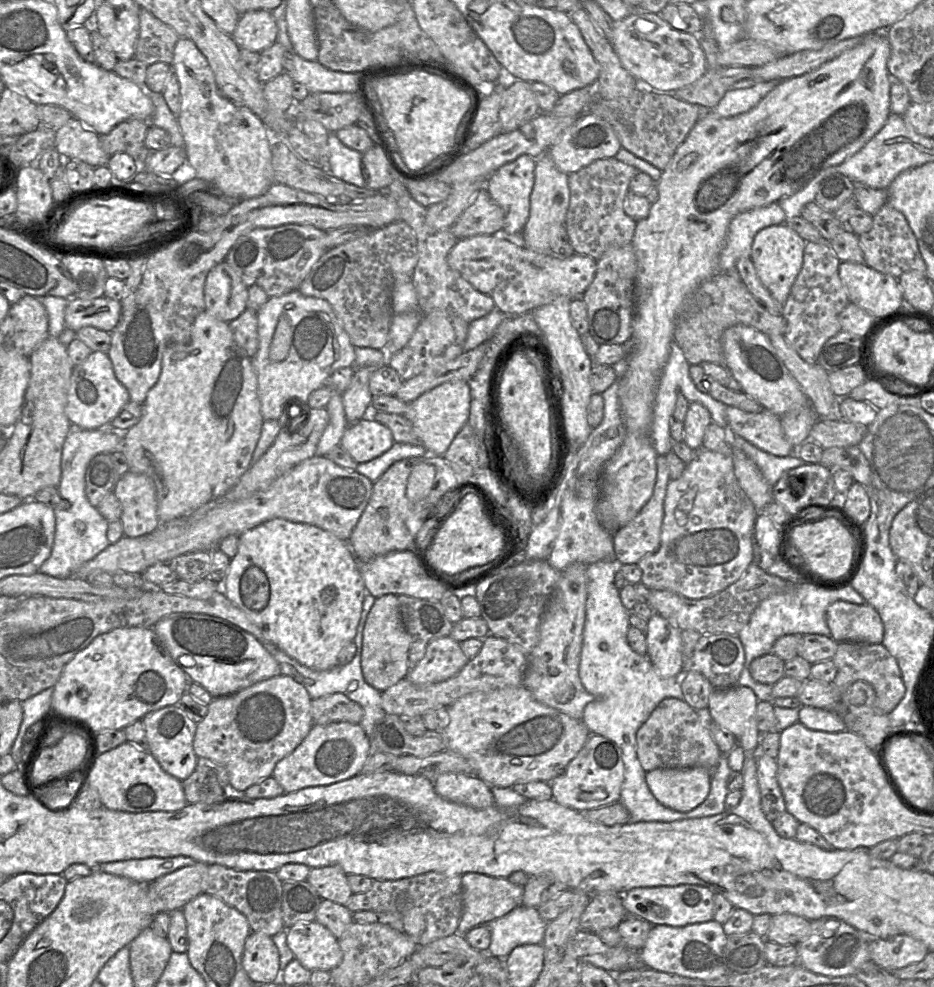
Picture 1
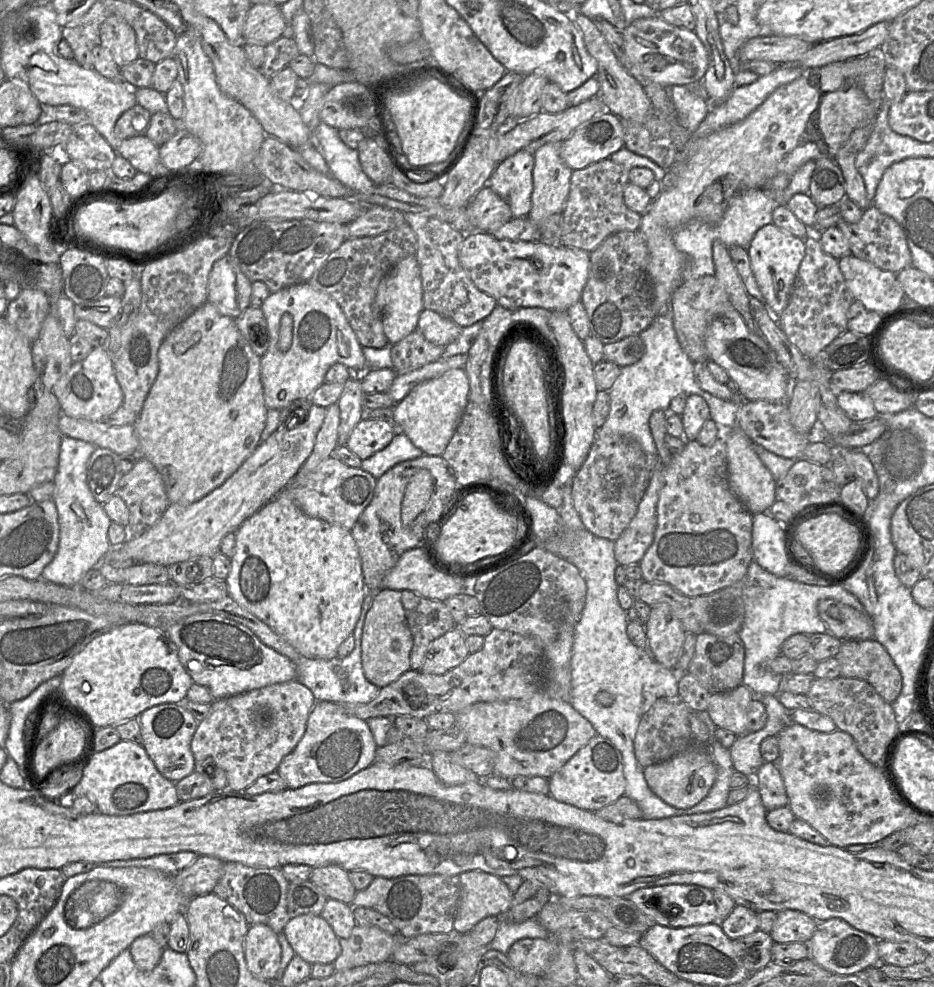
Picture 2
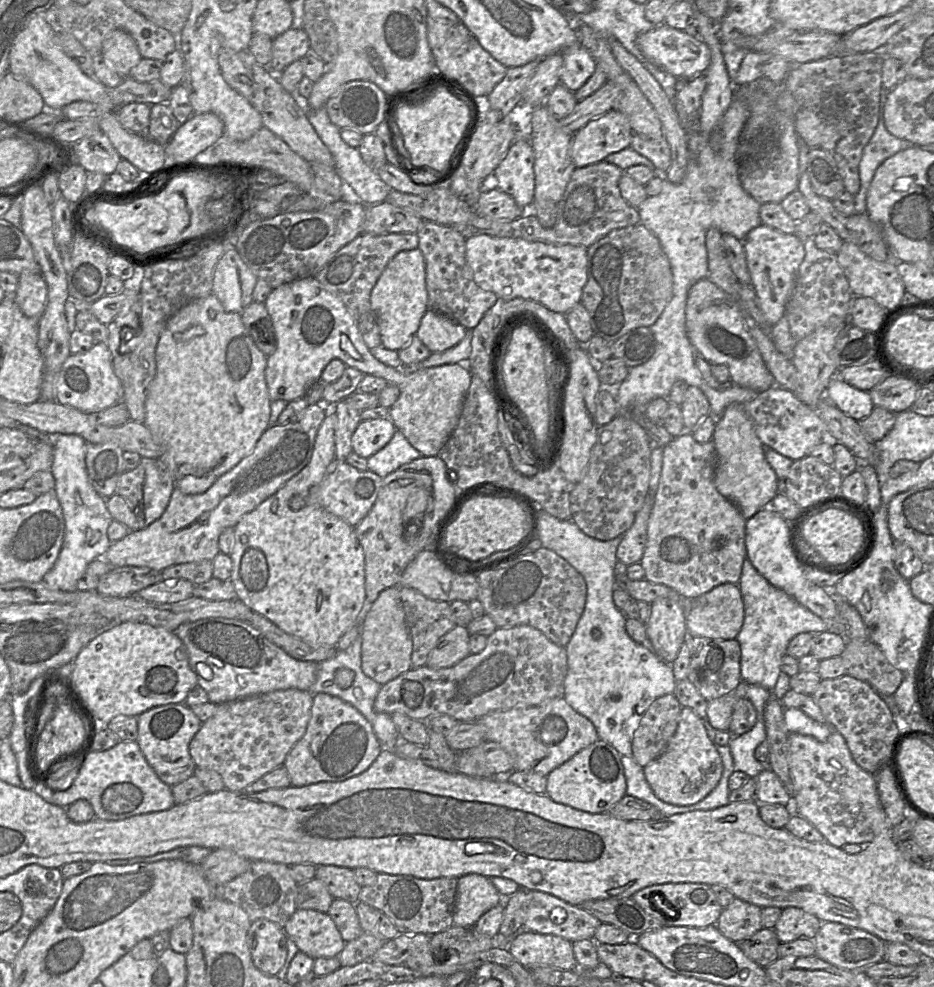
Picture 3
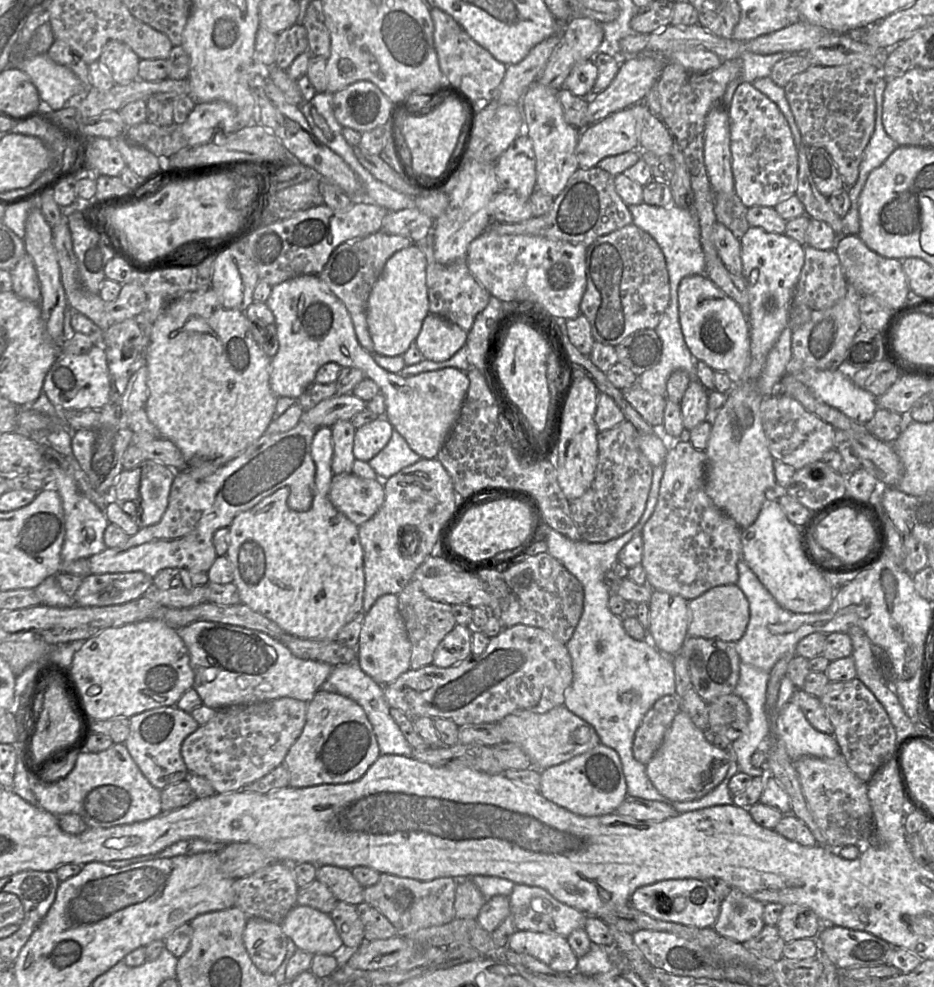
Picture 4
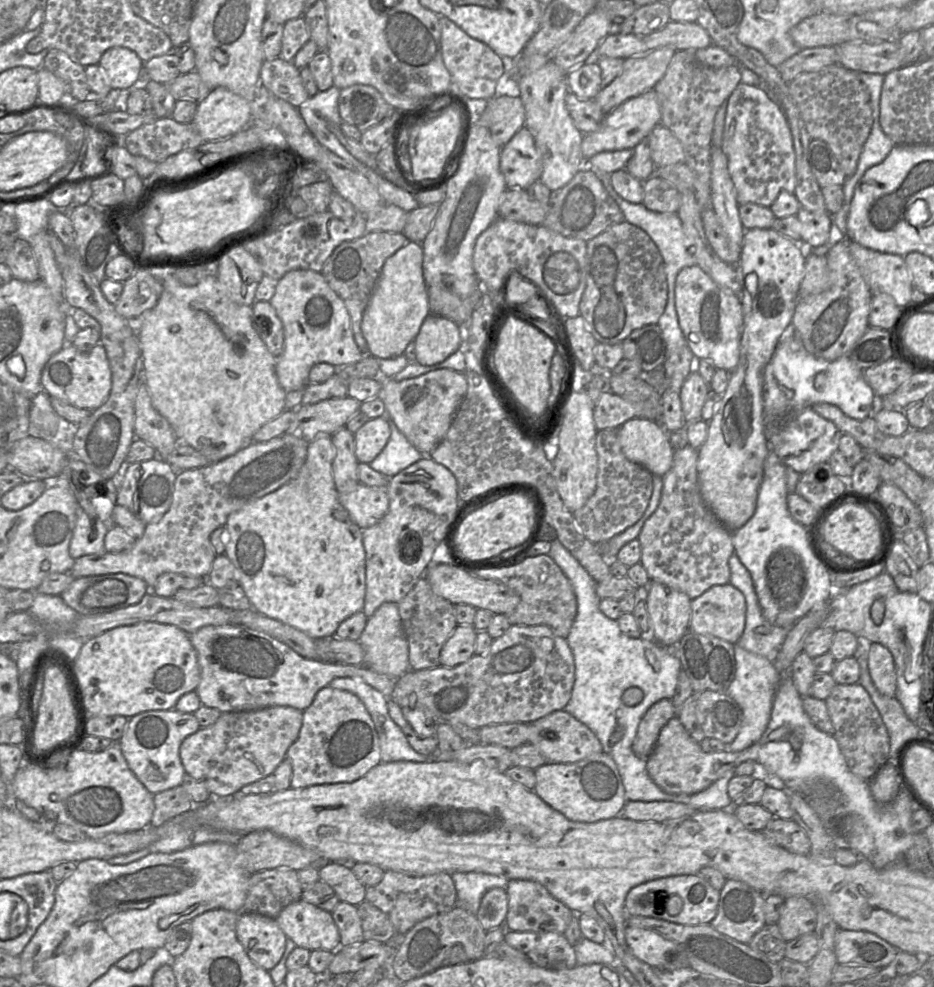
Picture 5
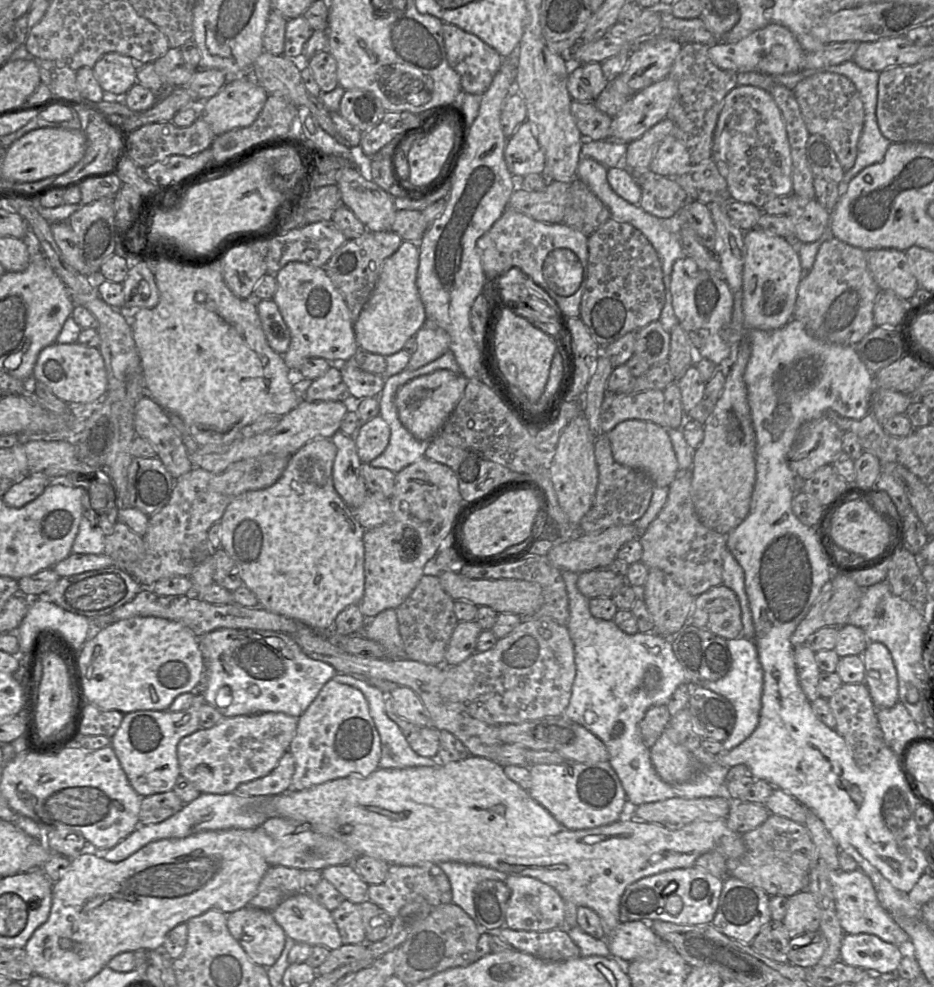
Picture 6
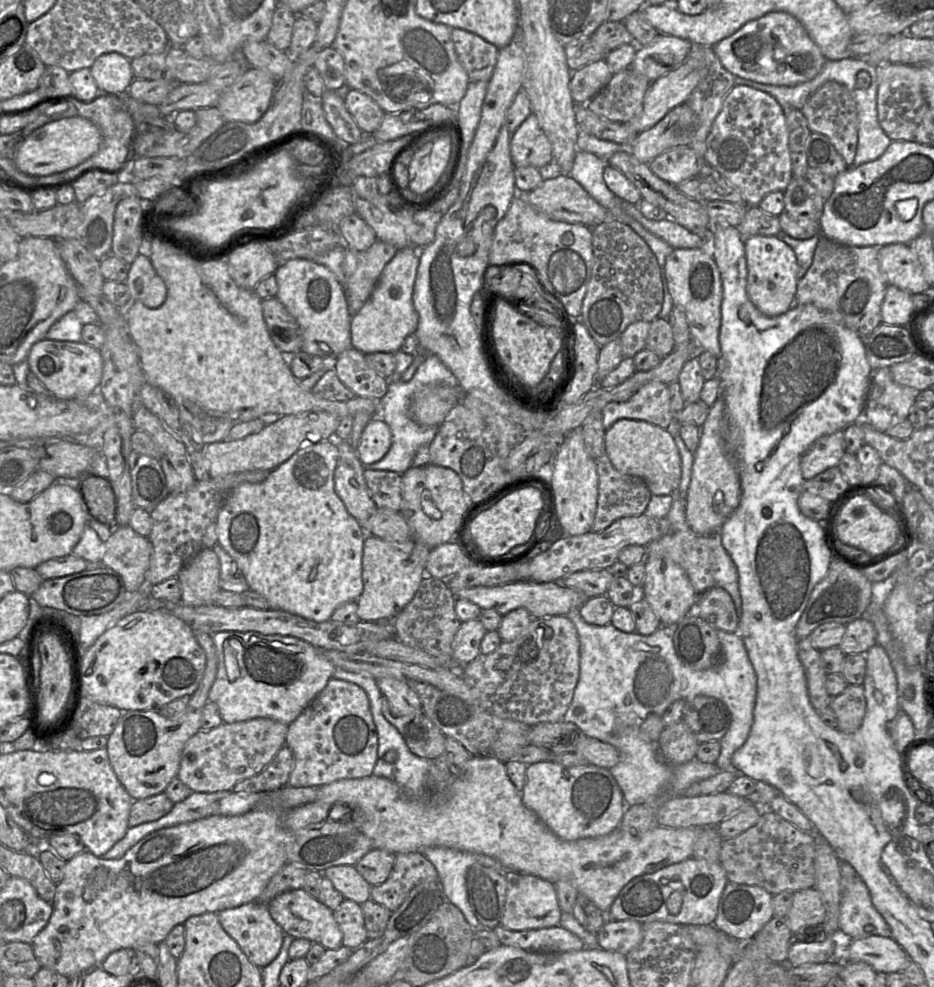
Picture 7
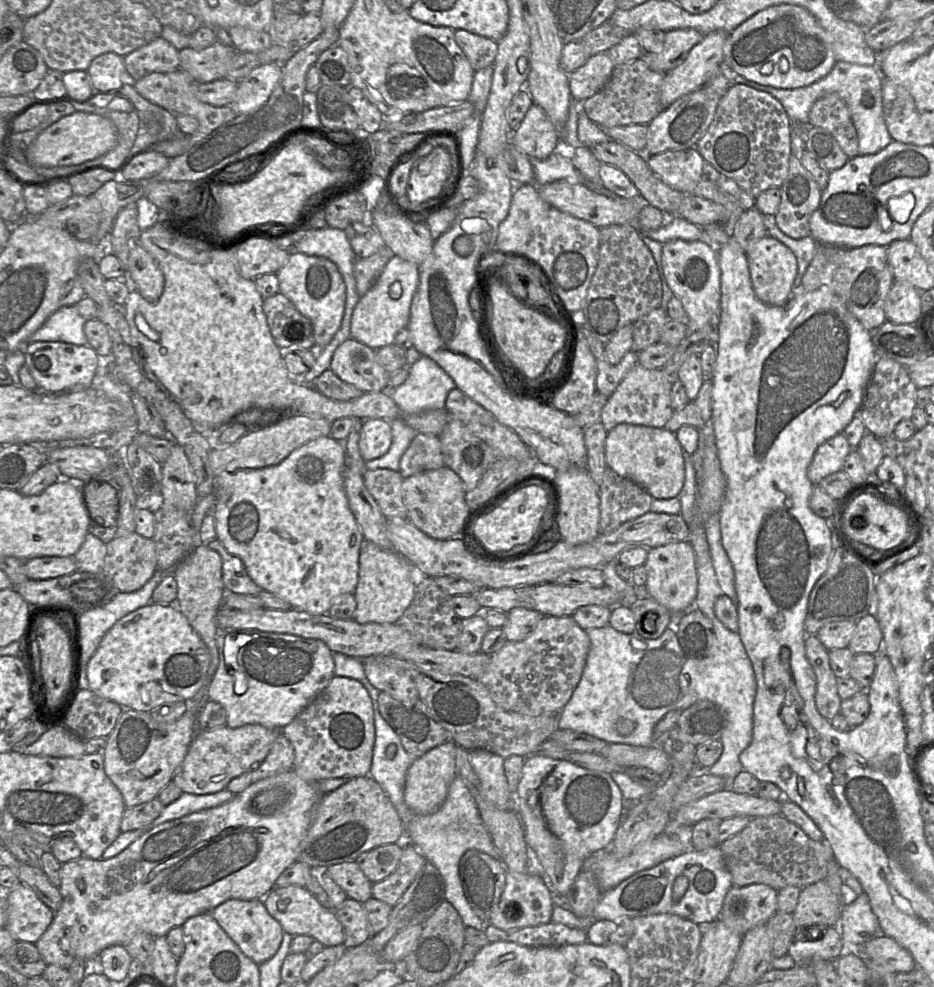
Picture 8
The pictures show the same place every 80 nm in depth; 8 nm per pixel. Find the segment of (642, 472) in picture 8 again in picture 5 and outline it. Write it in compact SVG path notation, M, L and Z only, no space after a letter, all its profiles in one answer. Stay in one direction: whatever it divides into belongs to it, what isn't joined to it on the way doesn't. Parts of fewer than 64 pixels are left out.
M632 418L618 428L627 459L663 477L672 467L674 449L660 421Z

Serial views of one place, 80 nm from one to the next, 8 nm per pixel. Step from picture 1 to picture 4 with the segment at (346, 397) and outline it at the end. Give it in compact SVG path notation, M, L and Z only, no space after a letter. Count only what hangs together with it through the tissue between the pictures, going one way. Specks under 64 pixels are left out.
M338 420L332 427L332 472L334 475L352 473L355 461L353 454L356 428L350 420Z

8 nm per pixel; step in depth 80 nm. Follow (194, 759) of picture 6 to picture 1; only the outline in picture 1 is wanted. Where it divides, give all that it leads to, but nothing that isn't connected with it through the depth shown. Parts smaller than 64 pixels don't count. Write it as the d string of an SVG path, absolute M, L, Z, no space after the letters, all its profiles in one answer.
M283 674L260 681L250 687L239 690L233 694L216 697L211 701L210 704L207 705L207 707L208 707L208 712L206 716L200 722L197 723L197 730L193 740L194 752L198 758L202 757L210 758L211 760L213 760L214 762L220 764L225 768L229 775L228 789L229 791L235 793L243 793L250 786L258 783L259 781L265 778L270 777L273 774L276 764L280 760L291 754L301 744L301 742L306 738L312 726L314 725L312 718L312 699L308 691L302 684L298 683L290 676L286 676Z

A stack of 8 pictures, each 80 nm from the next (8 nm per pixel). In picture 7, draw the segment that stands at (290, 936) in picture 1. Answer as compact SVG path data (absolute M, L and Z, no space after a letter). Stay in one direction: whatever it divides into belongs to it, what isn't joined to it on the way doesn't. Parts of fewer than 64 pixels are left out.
M304 889L284 892L275 897L267 907L272 919L281 927L284 934L294 939L308 939L312 943L322 945L326 950L334 950L342 946L342 932L333 911L311 897Z

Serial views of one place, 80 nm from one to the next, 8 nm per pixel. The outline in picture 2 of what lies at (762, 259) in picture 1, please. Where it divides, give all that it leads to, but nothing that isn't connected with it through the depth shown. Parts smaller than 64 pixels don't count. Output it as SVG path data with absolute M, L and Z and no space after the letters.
M770 223L757 230L746 249L764 302L777 318L788 304L801 261L805 256L805 241Z

